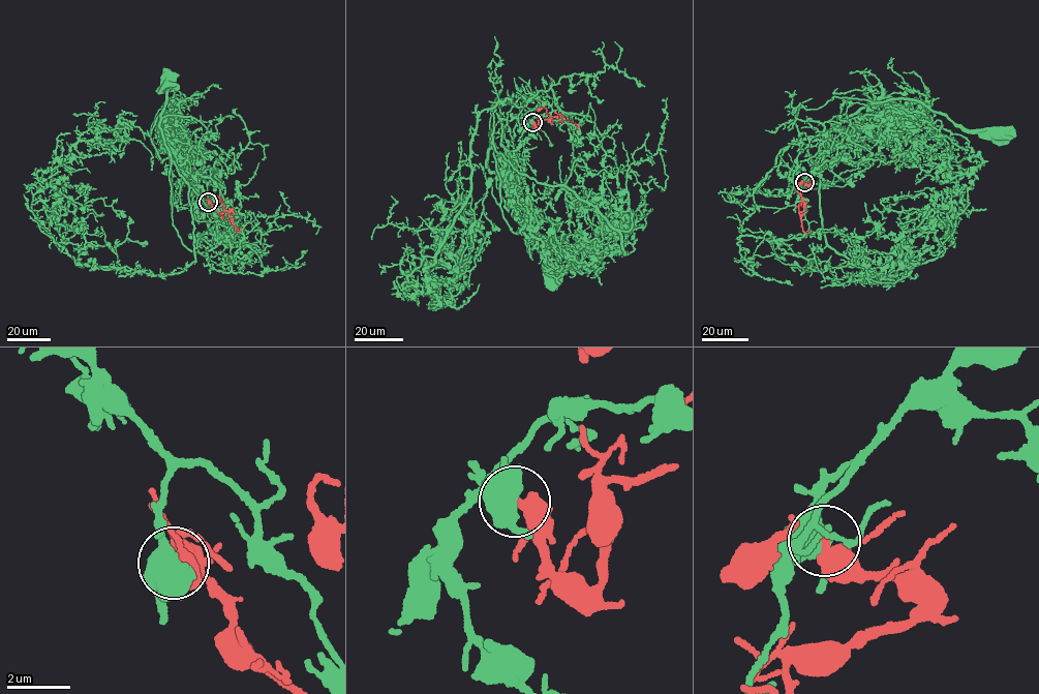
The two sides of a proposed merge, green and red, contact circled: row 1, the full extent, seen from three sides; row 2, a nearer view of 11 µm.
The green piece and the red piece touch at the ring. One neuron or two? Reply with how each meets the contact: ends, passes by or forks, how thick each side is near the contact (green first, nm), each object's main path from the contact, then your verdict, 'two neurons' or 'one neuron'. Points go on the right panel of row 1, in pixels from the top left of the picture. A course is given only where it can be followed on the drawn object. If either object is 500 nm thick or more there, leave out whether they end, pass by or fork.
550 nm thick on the green side, 340 nm on the other; green runs (804, 182), (836, 148), (824, 125), (795, 110), (833, 96), (910, 98), (970, 130), (1002, 134); red runs (804, 182), (811, 187), (802, 191), (801, 201), (804, 204), (799, 212), (803, 231), (810, 230); two neurons

